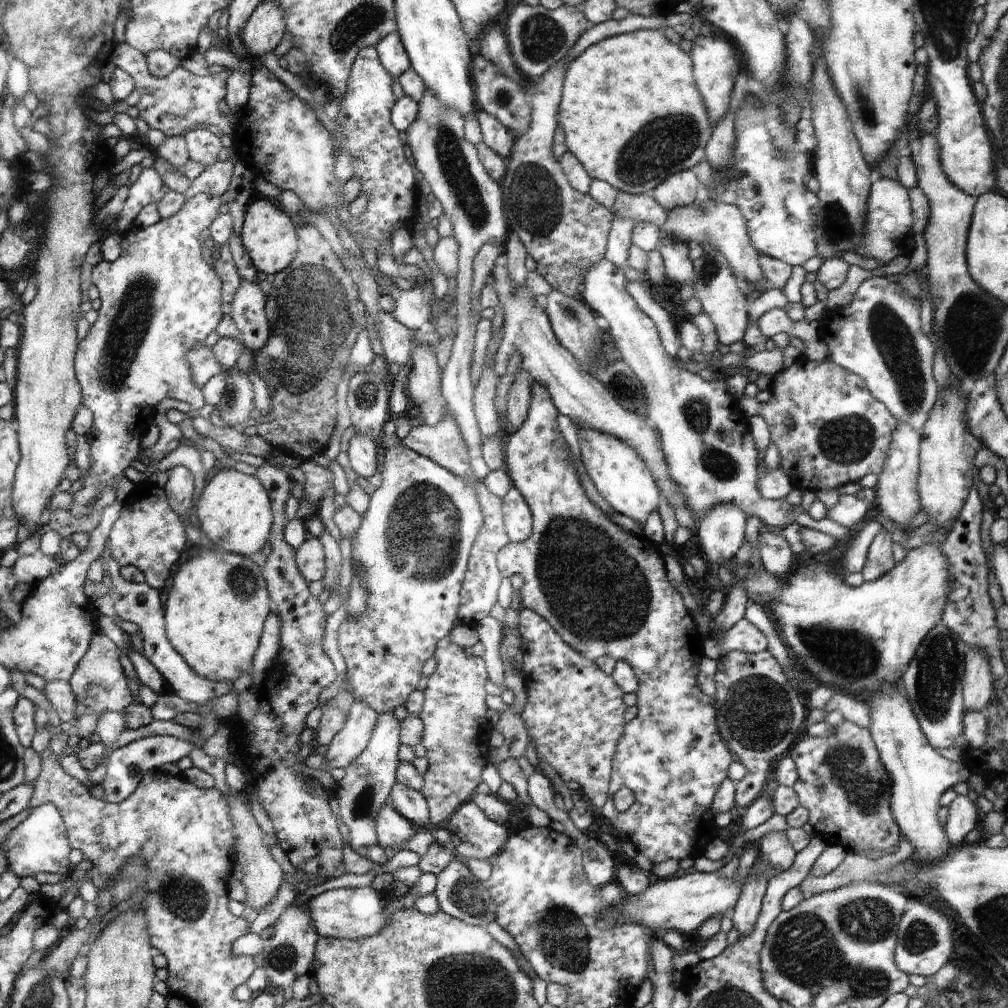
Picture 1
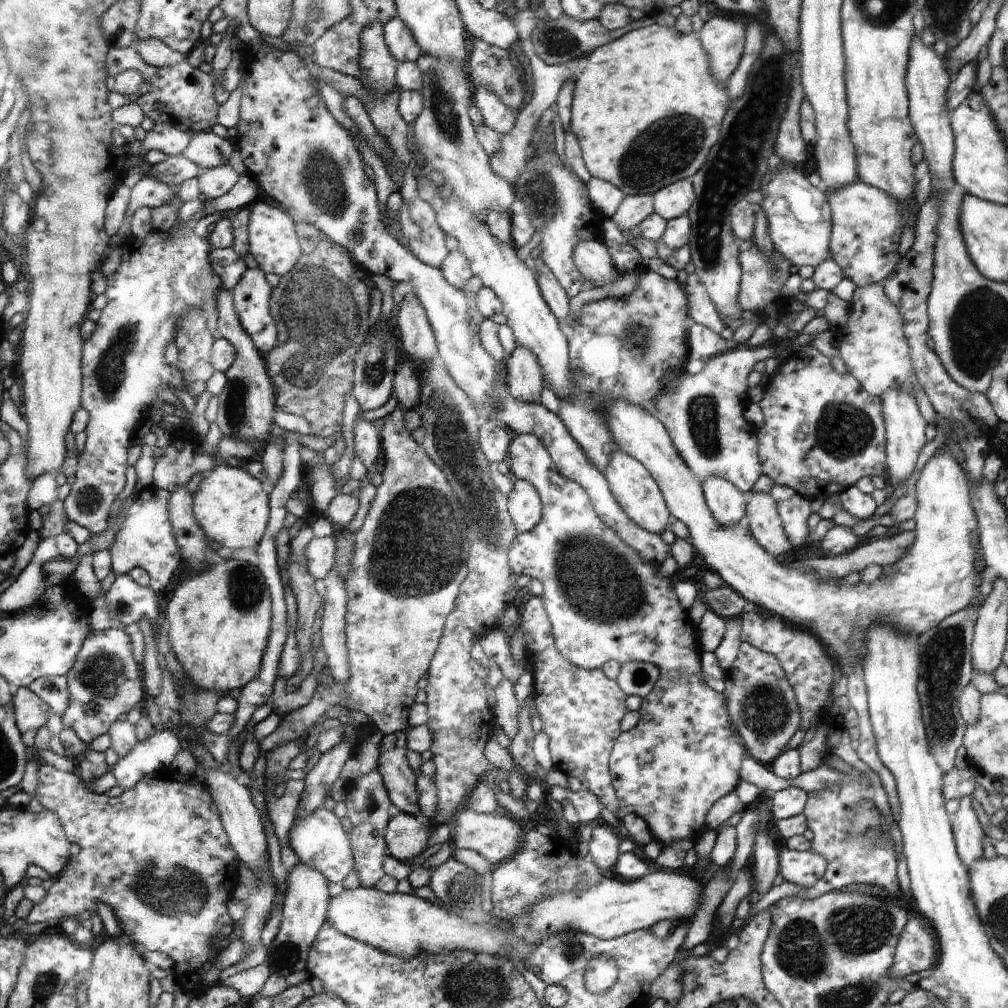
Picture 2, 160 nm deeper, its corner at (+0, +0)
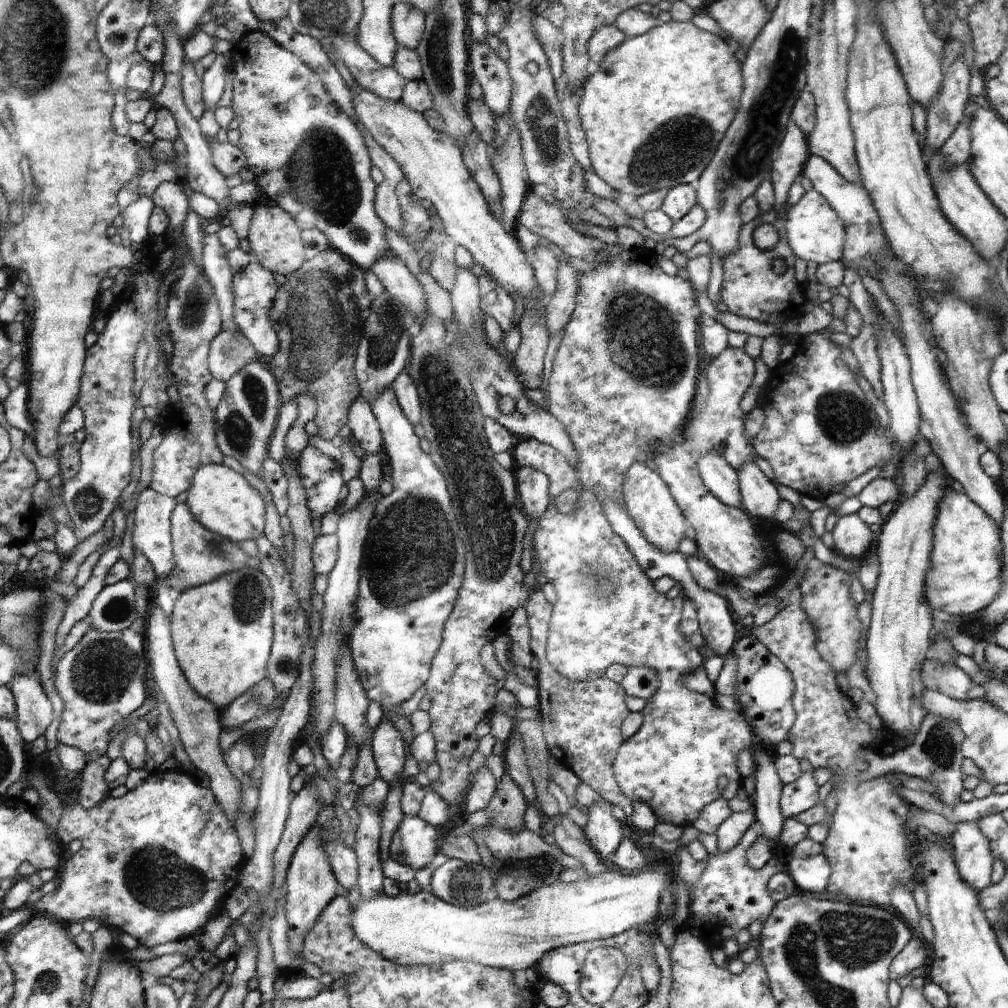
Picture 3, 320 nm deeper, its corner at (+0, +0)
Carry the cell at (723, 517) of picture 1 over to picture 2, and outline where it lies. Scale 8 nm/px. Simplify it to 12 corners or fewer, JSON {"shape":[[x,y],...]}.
{"shape":[[720,476],[703,480],[708,508],[722,528],[745,521],[747,500]]}

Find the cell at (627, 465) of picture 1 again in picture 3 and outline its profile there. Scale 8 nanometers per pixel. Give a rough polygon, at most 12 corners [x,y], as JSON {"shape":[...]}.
{"shape":[[634,463],[624,508],[665,553],[686,538],[686,517],[650,463]]}

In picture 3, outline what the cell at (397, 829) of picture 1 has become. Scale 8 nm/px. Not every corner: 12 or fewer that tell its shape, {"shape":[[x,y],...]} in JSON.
{"shape":[[418,815],[394,831],[389,858],[415,871],[438,853],[438,832]]}

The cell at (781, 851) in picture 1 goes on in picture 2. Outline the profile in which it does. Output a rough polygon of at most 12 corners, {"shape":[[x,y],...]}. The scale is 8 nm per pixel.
{"shape":[[784,847],[779,872],[802,889],[826,873],[828,860],[813,851]]}

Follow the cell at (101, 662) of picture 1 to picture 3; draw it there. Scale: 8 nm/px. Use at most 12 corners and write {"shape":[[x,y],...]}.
{"shape":[[93,628],[62,657],[59,736],[88,759],[144,706],[146,643]]}

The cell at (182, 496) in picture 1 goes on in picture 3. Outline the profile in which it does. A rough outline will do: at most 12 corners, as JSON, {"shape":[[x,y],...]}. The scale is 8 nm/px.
{"shape":[[185,503],[171,514],[178,594],[240,570],[238,543],[204,528]]}

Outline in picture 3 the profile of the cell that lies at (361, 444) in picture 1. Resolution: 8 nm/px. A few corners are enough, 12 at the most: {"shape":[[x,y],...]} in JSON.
{"shape":[[362,396],[351,404],[348,426],[366,453],[384,450],[383,434]]}

